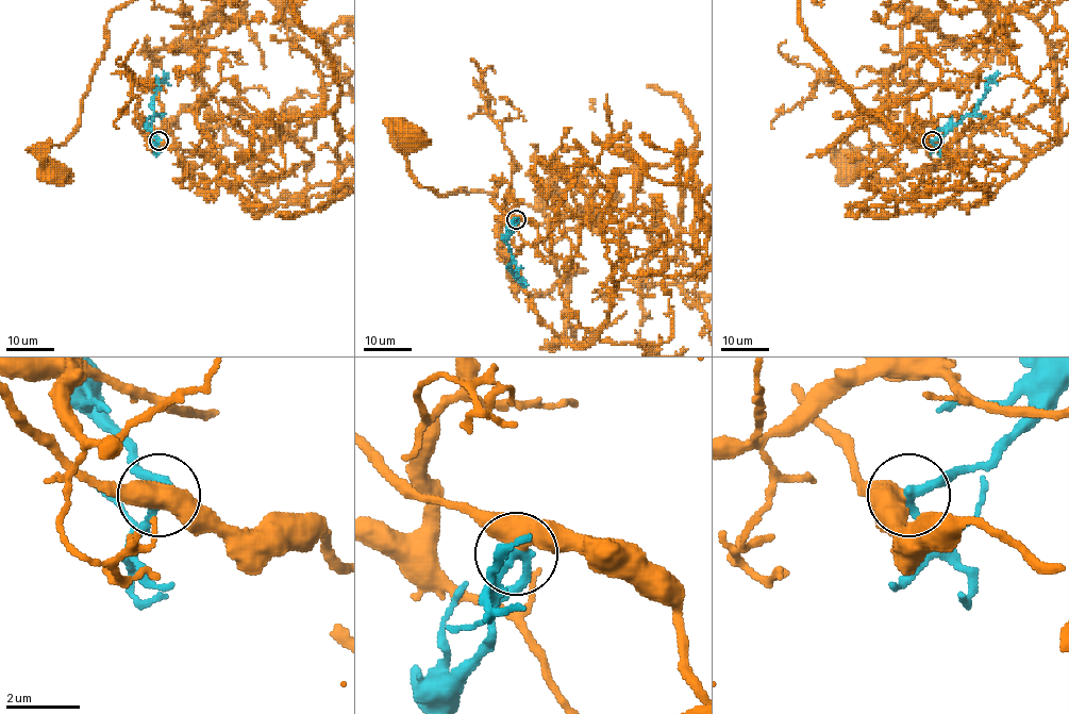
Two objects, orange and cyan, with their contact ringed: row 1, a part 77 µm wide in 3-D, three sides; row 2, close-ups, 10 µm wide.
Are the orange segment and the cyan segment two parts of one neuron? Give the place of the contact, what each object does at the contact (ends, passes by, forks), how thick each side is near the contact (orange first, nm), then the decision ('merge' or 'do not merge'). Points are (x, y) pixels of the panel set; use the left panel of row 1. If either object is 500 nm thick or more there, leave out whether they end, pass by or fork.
at (159, 140); orange passes by; cyan passes by; 480 nm thick on the orange side, 280 nm on the other; do not merge

